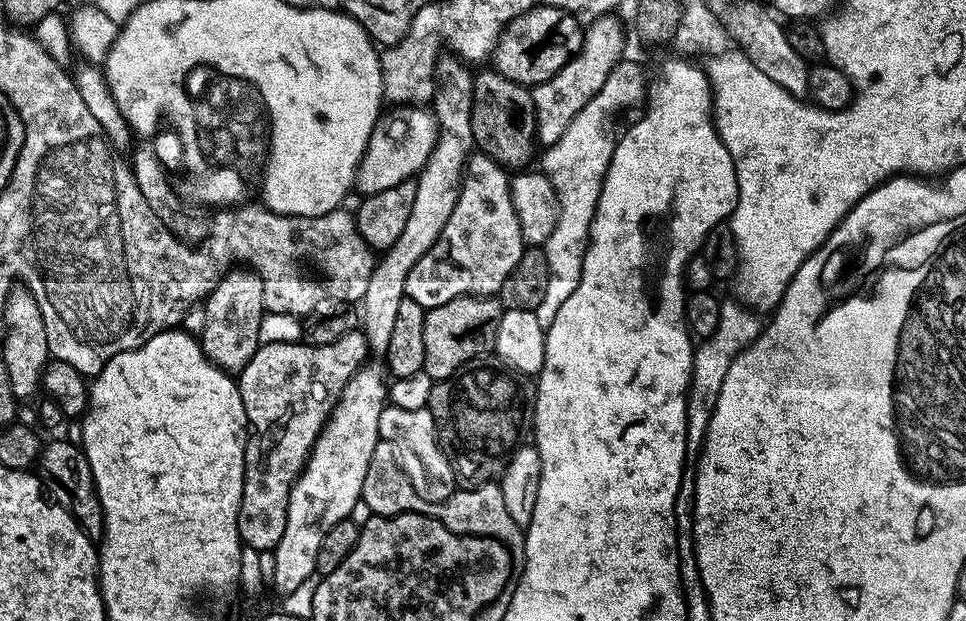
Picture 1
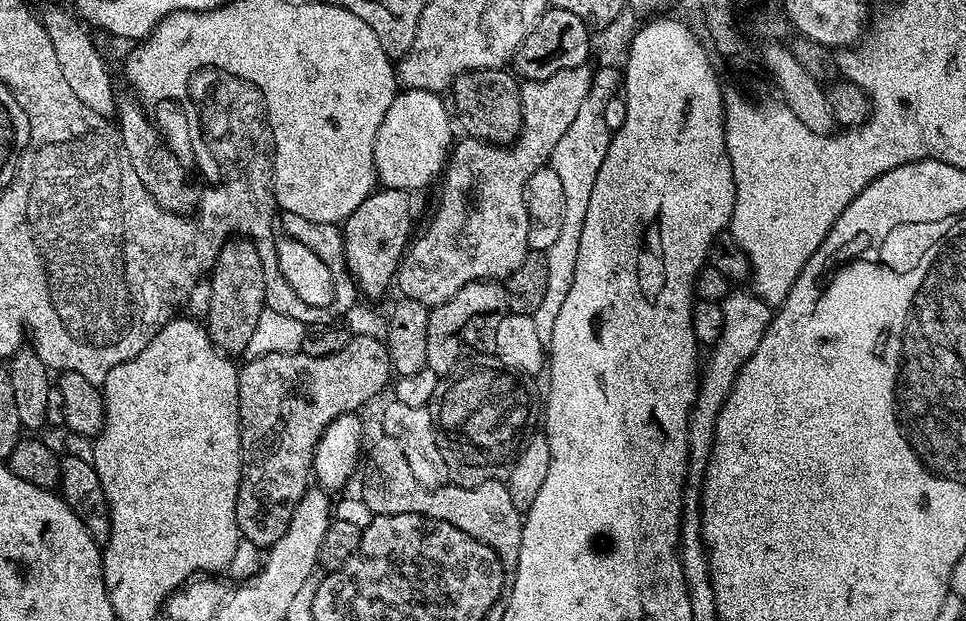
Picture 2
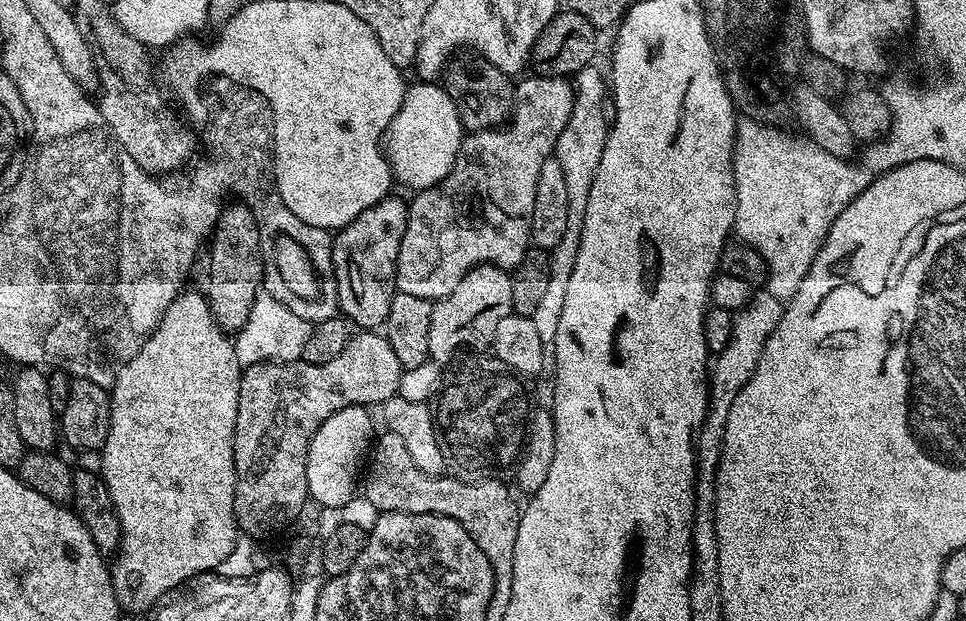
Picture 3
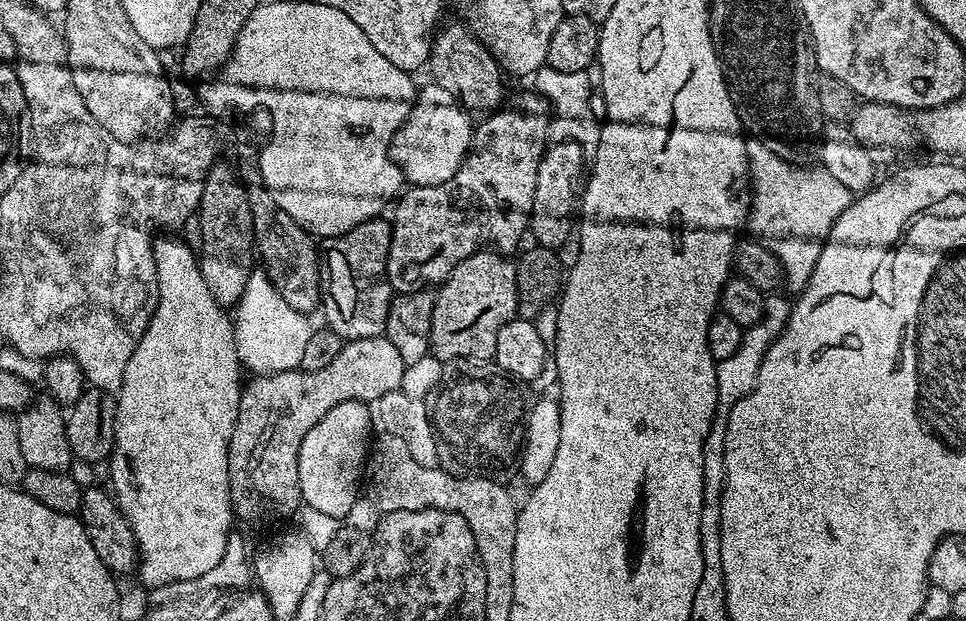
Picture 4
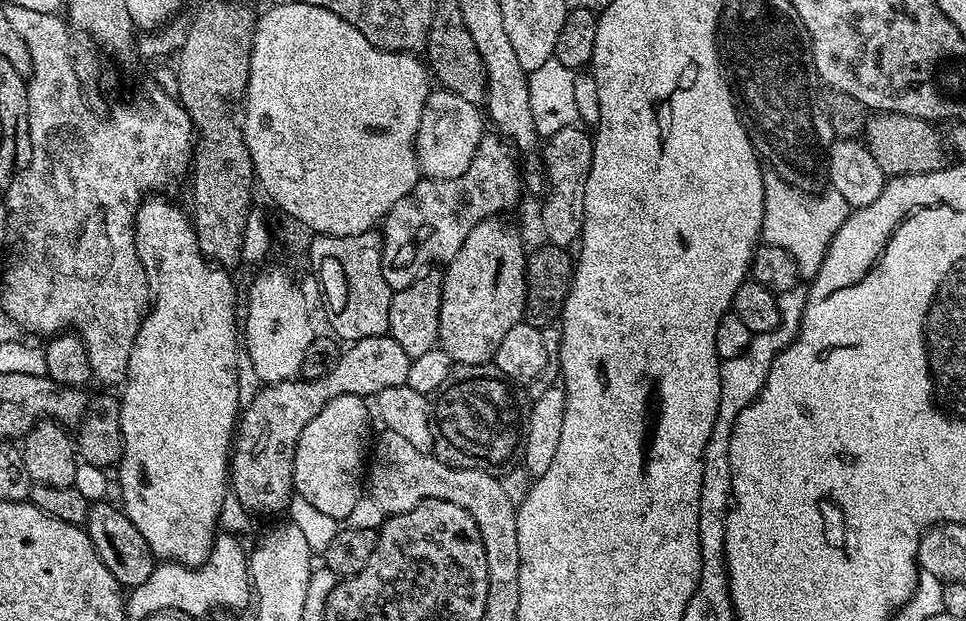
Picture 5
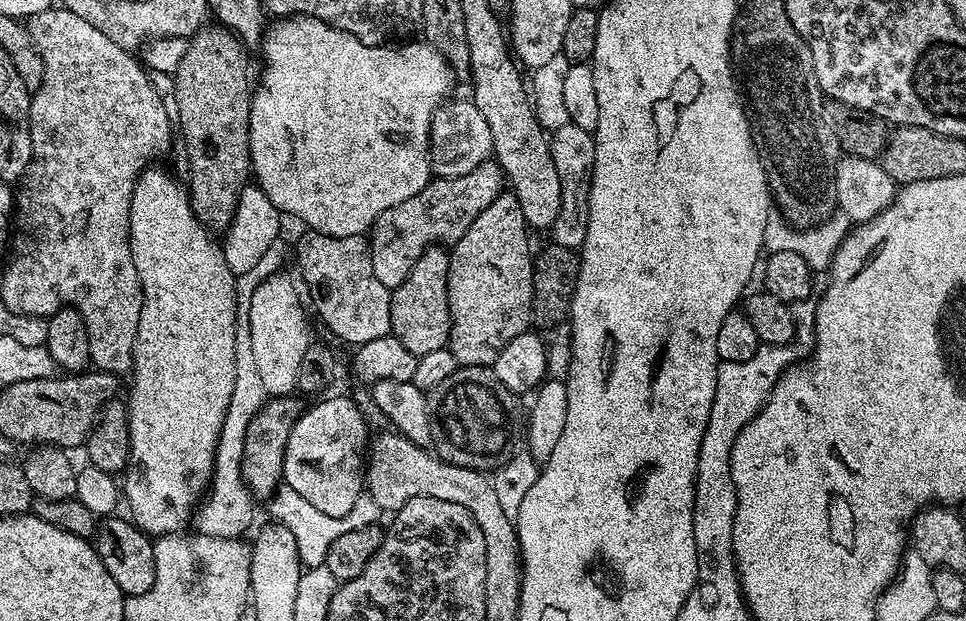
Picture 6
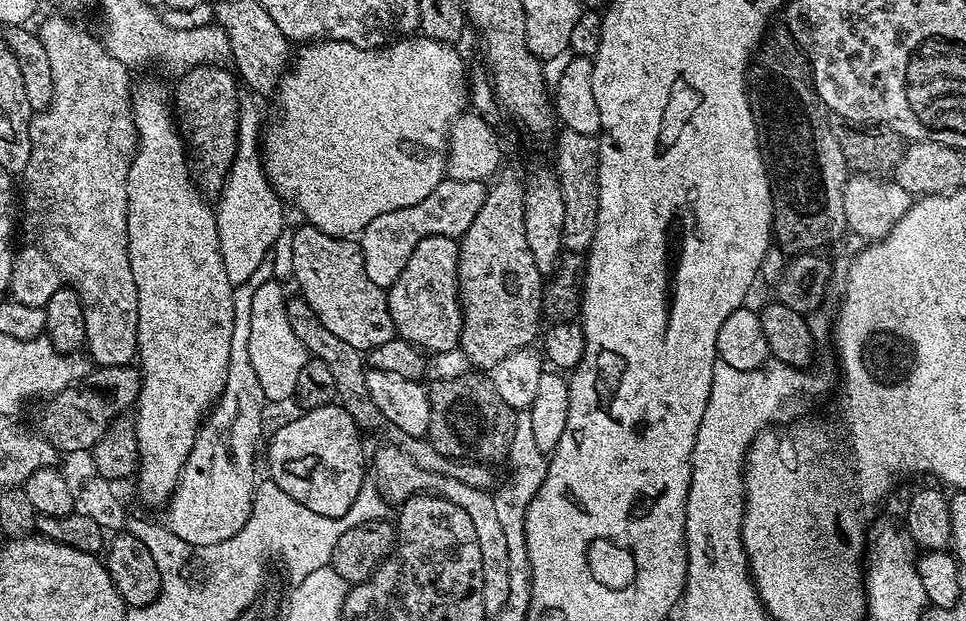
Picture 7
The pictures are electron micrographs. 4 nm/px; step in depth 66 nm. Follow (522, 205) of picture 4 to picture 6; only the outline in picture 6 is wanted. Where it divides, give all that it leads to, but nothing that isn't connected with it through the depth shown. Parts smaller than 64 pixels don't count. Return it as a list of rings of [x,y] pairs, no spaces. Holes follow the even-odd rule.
[[[485,162],[470,170],[470,174],[433,178],[414,194],[414,198],[390,206],[390,210],[382,213],[370,229],[374,278],[389,290],[398,287],[427,248],[451,246],[460,240],[462,234],[470,230],[470,222],[474,222],[474,218],[500,196],[505,184],[506,177],[499,164]]]

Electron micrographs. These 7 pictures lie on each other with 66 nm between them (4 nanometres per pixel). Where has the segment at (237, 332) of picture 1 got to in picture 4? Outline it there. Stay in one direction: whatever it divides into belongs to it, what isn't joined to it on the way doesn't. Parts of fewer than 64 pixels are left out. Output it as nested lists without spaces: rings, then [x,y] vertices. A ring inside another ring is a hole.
[[[217,162],[208,171],[205,188],[198,211],[200,218],[200,248],[198,259],[202,278],[210,286],[217,302],[225,306],[236,306],[246,290],[252,269],[256,238],[252,230],[252,211],[248,189],[242,183],[238,172],[228,164]]]

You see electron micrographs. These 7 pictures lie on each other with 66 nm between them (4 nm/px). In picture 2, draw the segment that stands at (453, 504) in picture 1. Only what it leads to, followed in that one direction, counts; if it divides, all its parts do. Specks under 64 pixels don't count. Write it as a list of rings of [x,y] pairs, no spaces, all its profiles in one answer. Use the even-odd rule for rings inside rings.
[[[383,434],[377,436],[372,445],[367,445],[362,460],[364,477],[360,480],[358,492],[359,499],[370,506],[373,516],[385,516],[391,512],[417,512],[442,522],[450,522],[450,526],[458,526],[462,534],[470,534],[470,538],[490,546],[490,550],[498,554],[505,569],[515,569],[524,521],[521,509],[516,508],[510,499],[510,490],[505,481],[491,480],[473,488],[451,482],[441,488],[427,488],[418,482],[418,478],[414,478],[406,462],[406,454],[402,454],[402,446],[398,446],[394,438]]]

